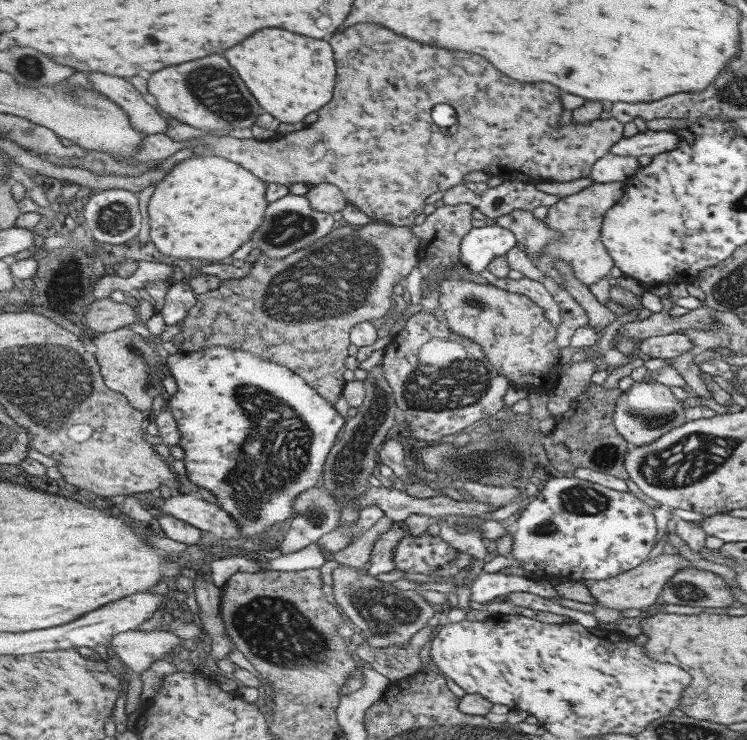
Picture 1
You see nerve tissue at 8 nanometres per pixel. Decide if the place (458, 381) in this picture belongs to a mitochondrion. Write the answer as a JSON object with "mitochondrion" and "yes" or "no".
{"mitochondrion":"yes"}

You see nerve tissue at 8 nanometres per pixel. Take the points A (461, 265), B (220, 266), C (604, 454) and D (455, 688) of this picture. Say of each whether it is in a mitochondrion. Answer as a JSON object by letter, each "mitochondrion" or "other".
{"A":"other","B":"other","C":"mitochondrion","D":"other"}

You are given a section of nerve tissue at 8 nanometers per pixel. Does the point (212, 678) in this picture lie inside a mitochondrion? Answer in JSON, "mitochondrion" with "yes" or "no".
{"mitochondrion":"no"}

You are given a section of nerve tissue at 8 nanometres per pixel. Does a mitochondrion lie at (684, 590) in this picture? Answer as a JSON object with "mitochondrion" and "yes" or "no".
{"mitochondrion":"yes"}

